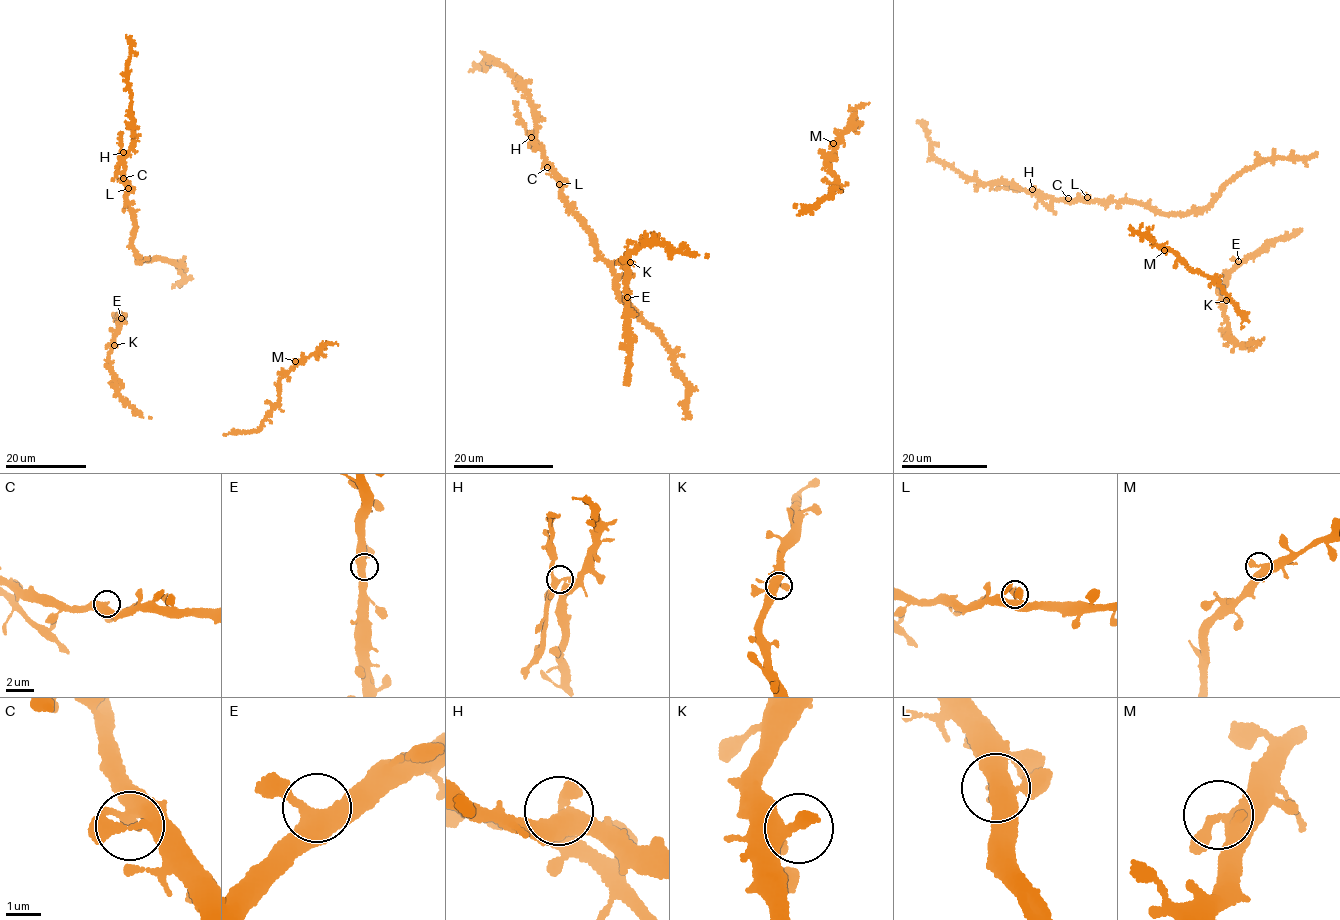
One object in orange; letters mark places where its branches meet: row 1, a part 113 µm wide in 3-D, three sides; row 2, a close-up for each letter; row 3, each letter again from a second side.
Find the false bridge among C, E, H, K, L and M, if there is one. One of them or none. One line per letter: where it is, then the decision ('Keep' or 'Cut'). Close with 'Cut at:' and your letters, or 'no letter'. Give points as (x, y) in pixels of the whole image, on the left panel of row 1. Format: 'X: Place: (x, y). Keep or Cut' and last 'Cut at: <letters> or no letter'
C: Place: (123, 178). Keep
E: Place: (121, 318). Keep
H: Place: (123, 152). Cut
K: Place: (114, 345). Keep
L: Place: (128, 188). Keep
M: Place: (295, 361). Keep
Cut at: H

